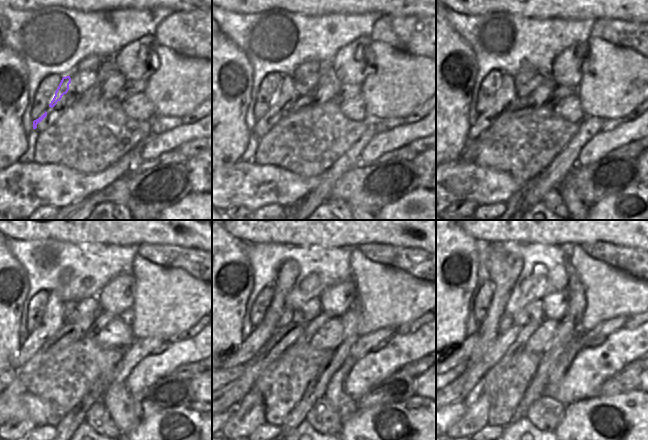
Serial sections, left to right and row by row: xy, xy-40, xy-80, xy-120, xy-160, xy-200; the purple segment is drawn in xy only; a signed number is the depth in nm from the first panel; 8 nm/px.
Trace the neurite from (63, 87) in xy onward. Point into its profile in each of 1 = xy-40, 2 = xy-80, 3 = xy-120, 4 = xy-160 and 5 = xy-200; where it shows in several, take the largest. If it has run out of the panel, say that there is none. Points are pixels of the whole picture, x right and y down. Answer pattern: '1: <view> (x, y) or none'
1: xy-40 (286, 86)
2: xy-80 (507, 89)
3: xy-120 (53, 316)
4: xy-160 (286, 275)
5: xy-200 (504, 268)

